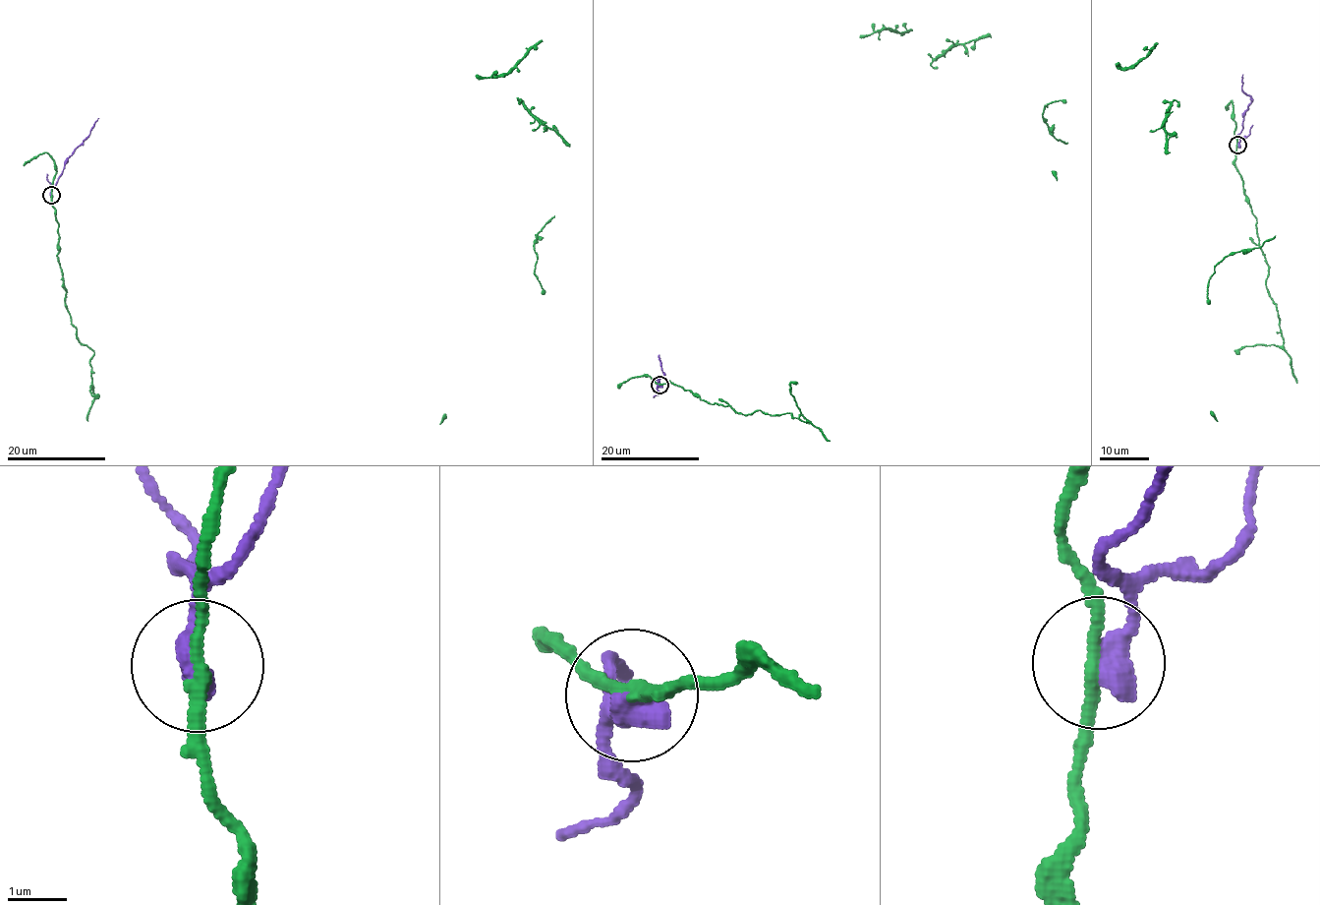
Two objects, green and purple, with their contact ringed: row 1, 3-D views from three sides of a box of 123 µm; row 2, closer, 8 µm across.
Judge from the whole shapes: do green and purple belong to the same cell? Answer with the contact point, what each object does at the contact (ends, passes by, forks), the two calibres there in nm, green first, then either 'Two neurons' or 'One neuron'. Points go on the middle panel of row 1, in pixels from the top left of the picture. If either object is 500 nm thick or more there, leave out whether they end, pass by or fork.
Place: (660, 385). At the ring green passes by. At the ring purple ends. Thickness 190 nm (green) against 480 nm. Two neurons

